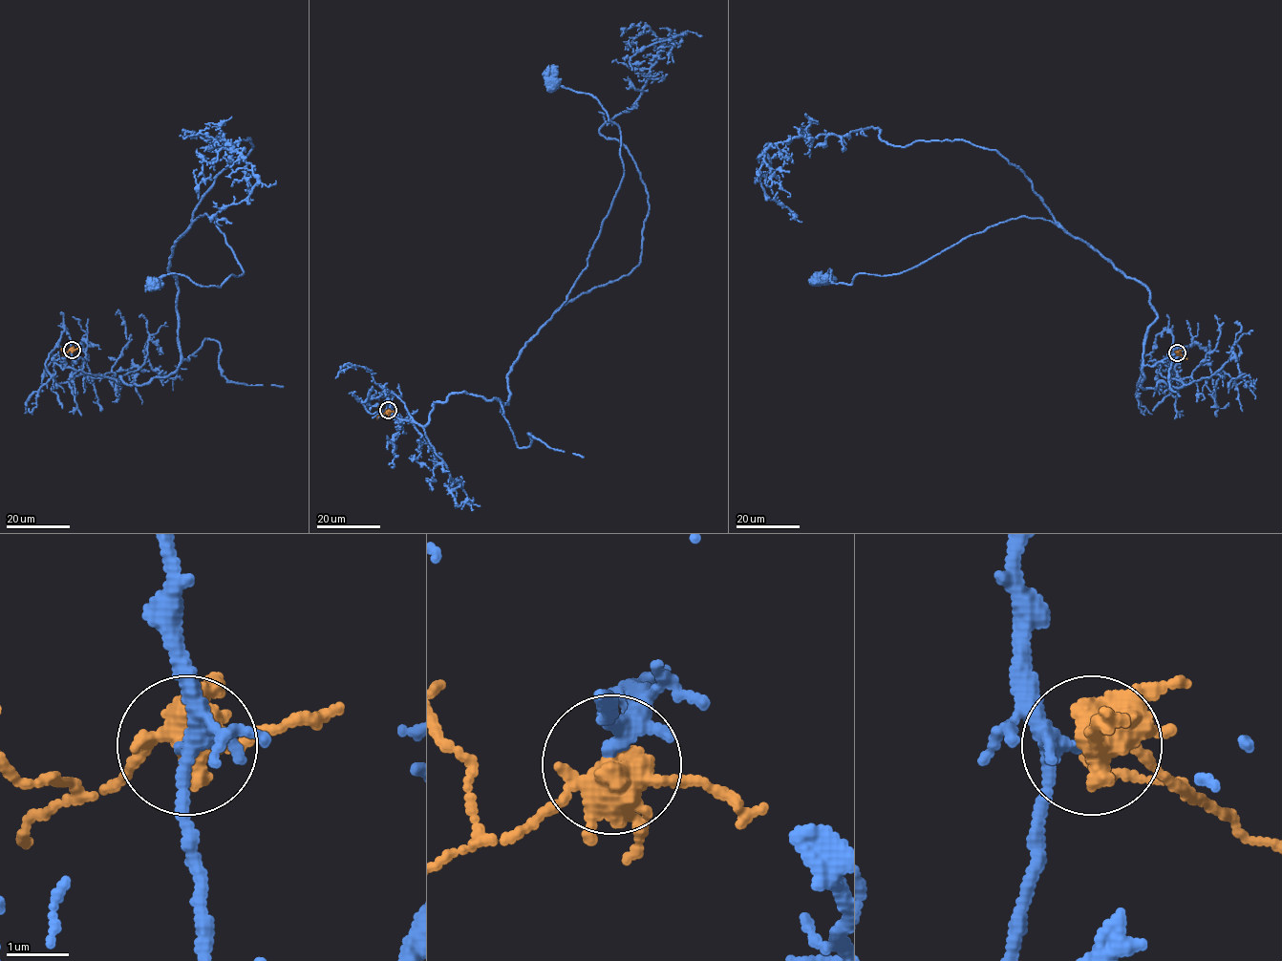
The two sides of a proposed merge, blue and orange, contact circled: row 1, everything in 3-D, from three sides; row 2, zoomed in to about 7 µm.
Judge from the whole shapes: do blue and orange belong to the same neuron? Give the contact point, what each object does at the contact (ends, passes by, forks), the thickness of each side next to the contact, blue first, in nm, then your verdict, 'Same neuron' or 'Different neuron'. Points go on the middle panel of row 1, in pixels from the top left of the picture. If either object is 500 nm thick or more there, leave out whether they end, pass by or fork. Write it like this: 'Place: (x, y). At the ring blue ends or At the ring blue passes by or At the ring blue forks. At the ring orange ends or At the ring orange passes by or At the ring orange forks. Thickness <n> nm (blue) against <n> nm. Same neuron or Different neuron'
Place: (388, 410). At the ring blue forks. At the ring orange forks. Thickness 200 nm (blue) against 480 nm. Same neuron

